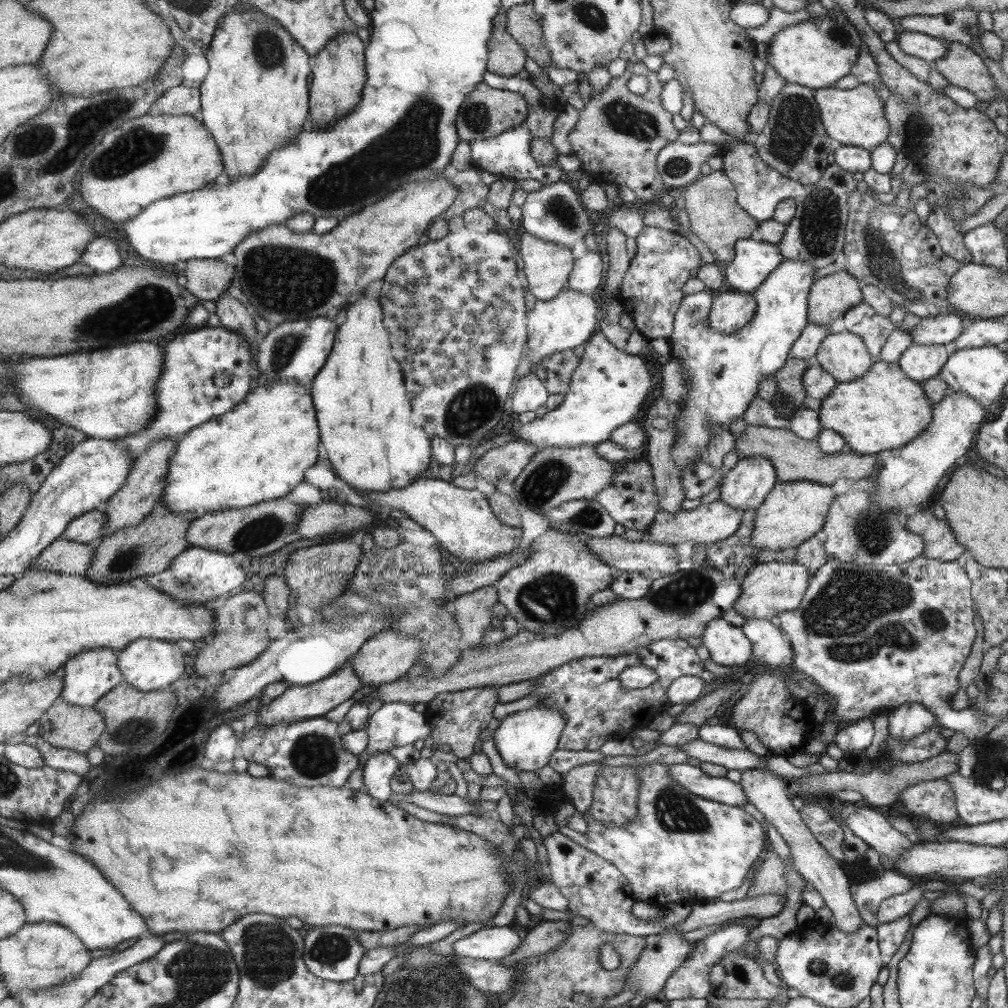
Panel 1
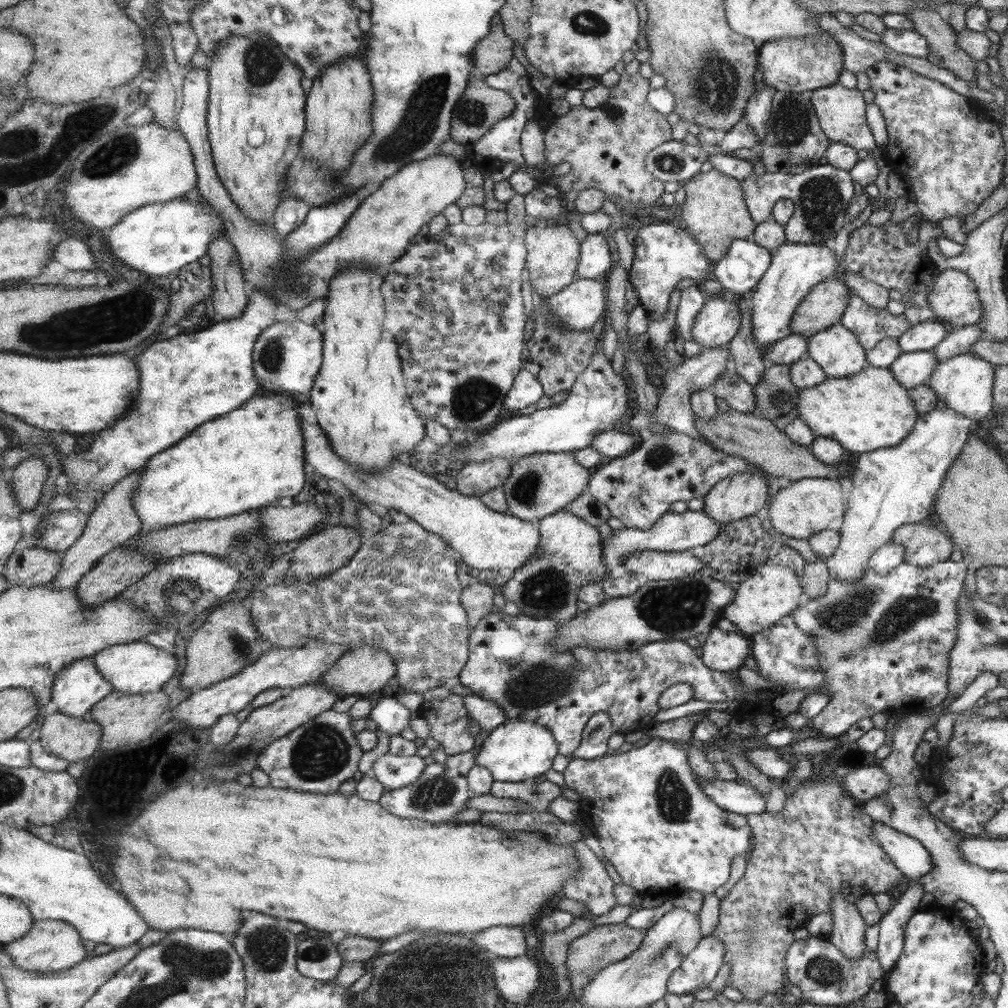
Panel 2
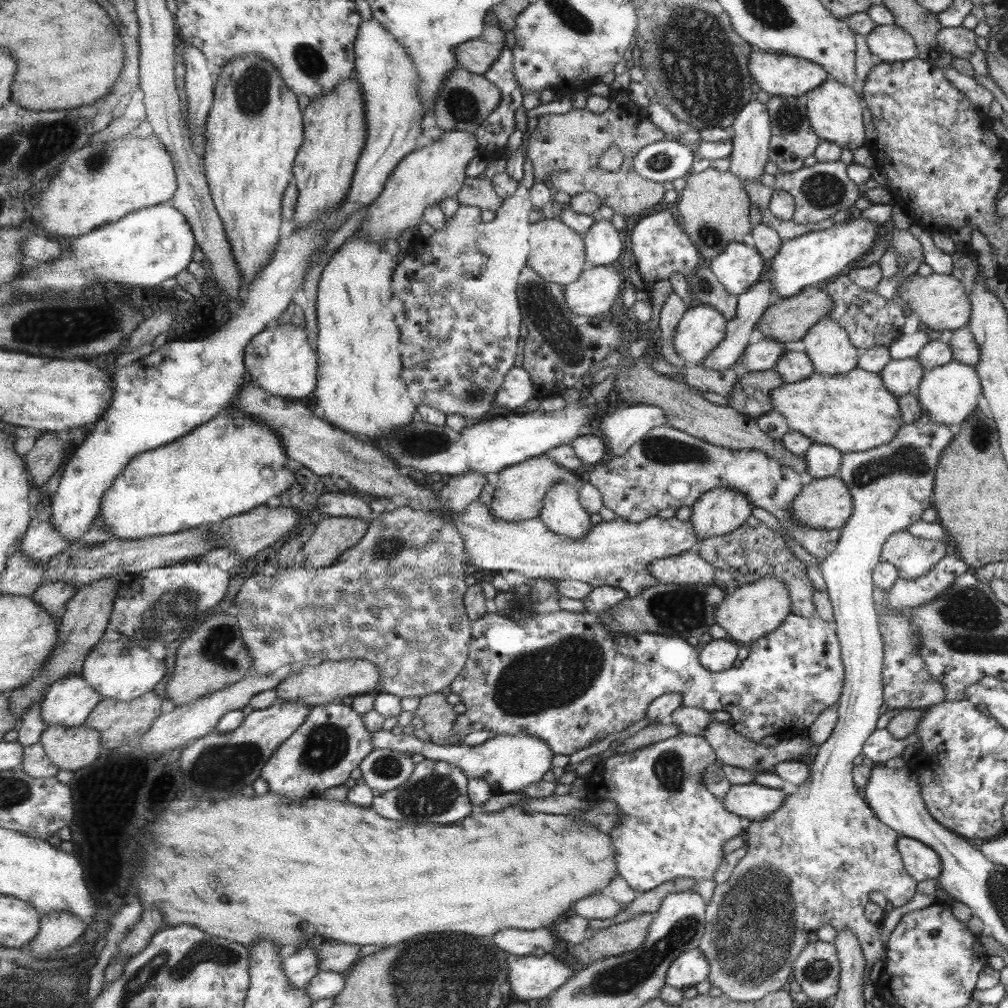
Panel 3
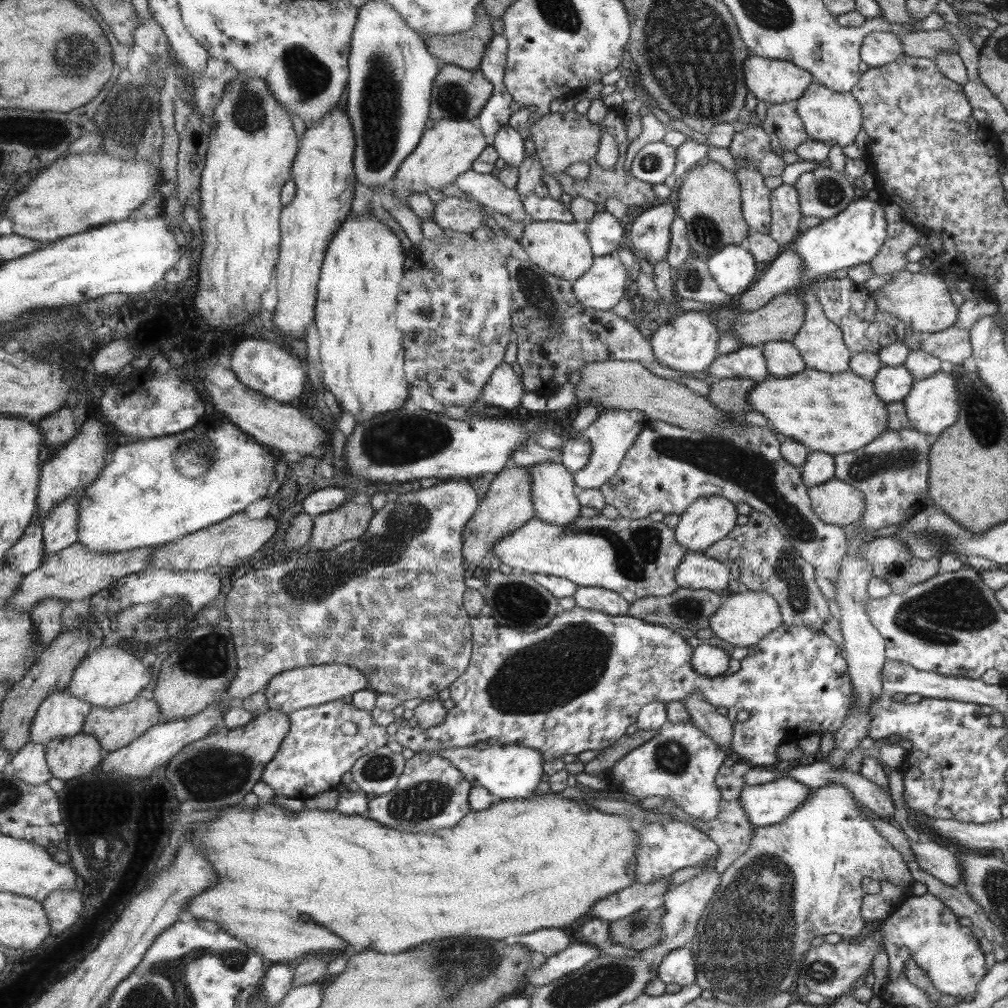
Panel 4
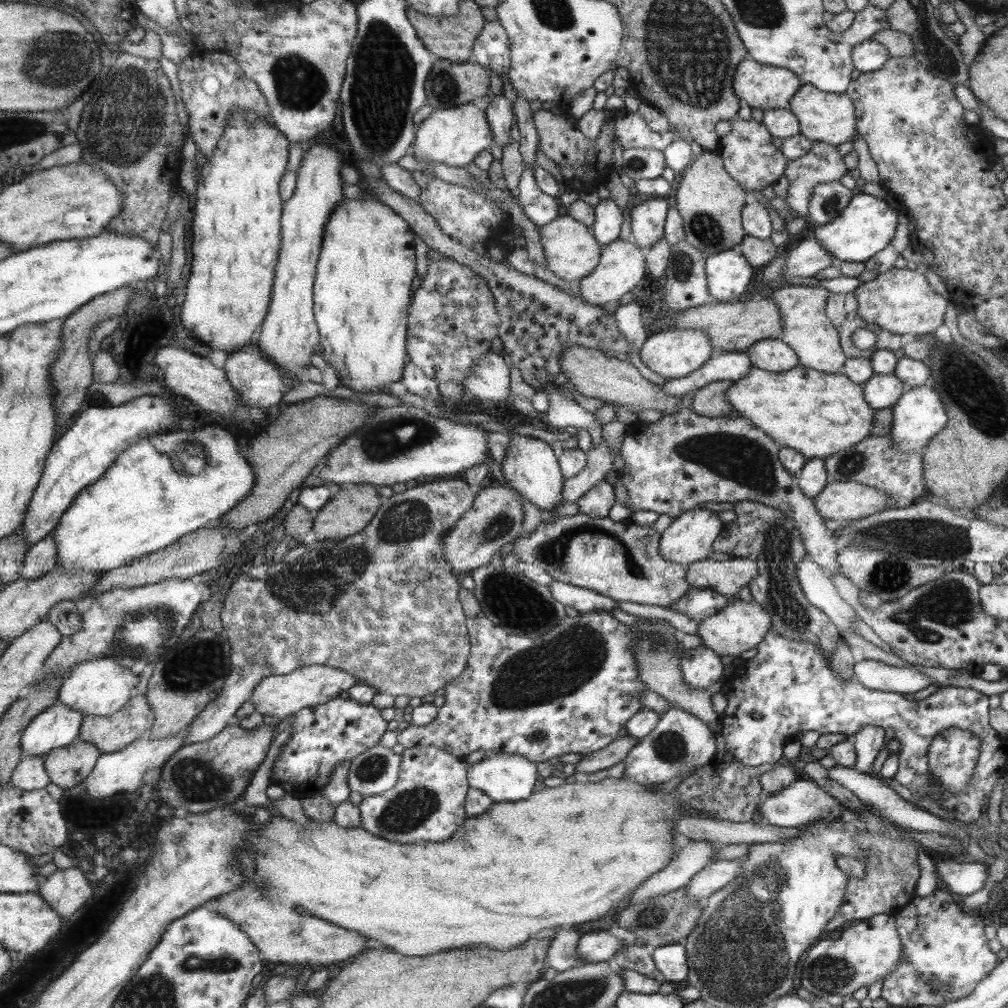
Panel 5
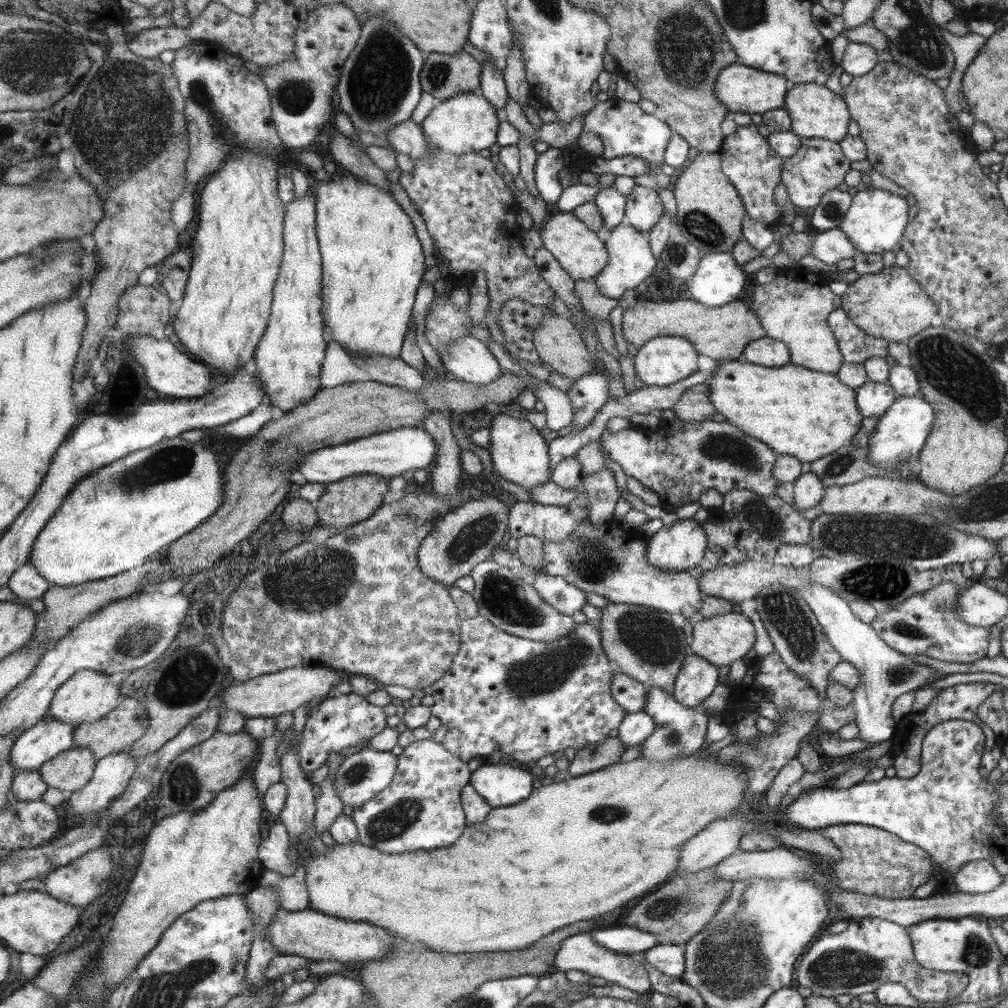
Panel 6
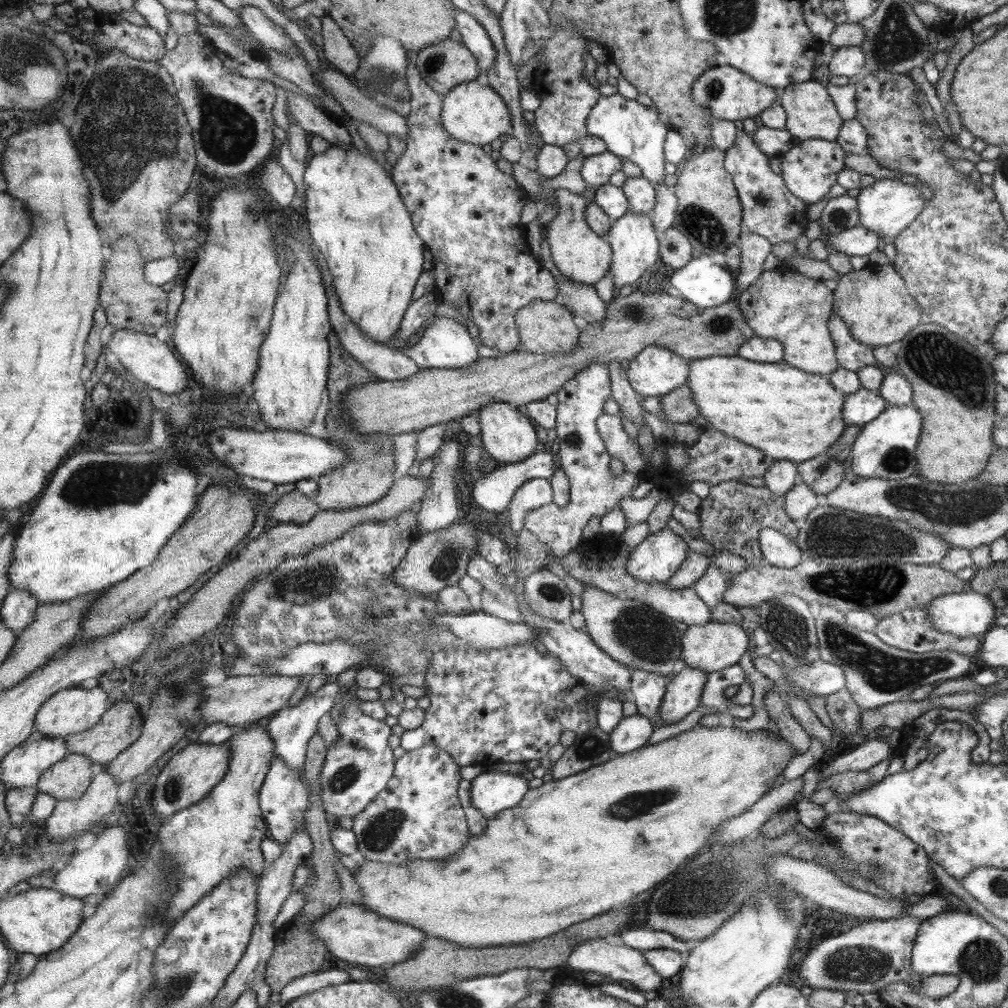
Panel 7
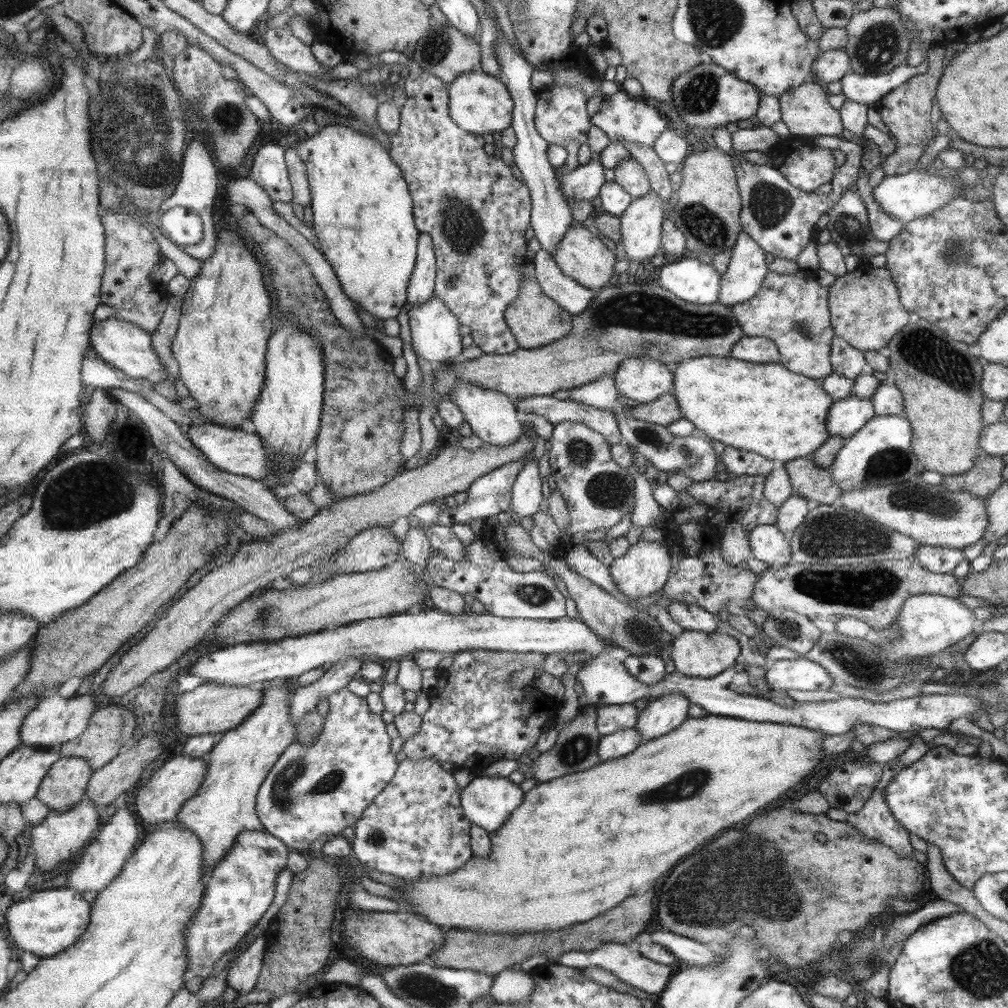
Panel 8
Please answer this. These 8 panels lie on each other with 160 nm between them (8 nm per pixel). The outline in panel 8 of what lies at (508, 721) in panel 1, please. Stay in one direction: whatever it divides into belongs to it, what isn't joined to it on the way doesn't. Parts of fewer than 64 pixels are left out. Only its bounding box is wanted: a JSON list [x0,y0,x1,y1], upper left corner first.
[460,776,523,833]

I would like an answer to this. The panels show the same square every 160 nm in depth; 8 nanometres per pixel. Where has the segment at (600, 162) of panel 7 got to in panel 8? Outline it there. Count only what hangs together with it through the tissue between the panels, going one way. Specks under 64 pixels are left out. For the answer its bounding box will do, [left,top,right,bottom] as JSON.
[553,154,605,208]

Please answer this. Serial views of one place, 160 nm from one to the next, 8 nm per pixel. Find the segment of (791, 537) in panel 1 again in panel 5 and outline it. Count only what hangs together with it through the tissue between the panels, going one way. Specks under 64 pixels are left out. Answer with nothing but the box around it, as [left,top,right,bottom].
[812,482,890,521]

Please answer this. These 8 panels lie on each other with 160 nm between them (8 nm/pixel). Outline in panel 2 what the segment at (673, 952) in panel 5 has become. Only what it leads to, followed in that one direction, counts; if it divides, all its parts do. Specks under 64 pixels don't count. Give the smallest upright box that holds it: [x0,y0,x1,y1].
[667,936,724,995]

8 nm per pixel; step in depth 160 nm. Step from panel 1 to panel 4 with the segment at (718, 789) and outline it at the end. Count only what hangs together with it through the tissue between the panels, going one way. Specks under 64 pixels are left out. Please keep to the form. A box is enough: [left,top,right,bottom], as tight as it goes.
[739,775,809,828]

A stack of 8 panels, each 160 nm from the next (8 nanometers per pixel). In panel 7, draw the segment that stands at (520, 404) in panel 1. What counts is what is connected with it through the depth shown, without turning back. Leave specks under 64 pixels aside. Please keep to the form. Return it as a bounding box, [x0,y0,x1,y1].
[399,315,479,370]

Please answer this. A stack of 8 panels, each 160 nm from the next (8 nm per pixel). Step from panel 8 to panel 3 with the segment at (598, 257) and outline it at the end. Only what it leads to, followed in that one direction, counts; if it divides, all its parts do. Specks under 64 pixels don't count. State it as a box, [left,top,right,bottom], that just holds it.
[527,219,587,286]

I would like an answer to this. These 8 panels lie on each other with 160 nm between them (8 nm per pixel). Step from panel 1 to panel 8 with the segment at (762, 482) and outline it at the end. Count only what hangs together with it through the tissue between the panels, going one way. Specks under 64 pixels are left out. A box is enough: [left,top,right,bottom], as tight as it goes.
[608,541,671,602]

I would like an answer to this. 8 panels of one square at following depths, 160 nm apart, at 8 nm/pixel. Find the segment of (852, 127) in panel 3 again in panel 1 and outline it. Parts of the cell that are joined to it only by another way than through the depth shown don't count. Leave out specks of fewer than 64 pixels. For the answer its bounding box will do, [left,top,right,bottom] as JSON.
[812,83,887,151]

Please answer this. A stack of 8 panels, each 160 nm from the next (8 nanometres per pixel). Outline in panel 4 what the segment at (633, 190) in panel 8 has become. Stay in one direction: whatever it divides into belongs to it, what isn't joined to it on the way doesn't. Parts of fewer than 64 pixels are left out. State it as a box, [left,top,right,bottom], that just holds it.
[629,203,676,263]

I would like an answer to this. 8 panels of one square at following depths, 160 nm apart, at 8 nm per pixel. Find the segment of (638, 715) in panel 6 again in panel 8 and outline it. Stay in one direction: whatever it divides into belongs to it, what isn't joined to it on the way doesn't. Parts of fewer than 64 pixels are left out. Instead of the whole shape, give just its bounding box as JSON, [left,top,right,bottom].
[596,727,643,762]

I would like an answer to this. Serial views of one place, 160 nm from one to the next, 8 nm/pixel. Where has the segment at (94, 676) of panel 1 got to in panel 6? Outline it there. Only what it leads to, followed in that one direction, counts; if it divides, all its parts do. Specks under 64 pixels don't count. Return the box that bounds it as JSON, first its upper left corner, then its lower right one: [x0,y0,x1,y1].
[12,714,76,774]

